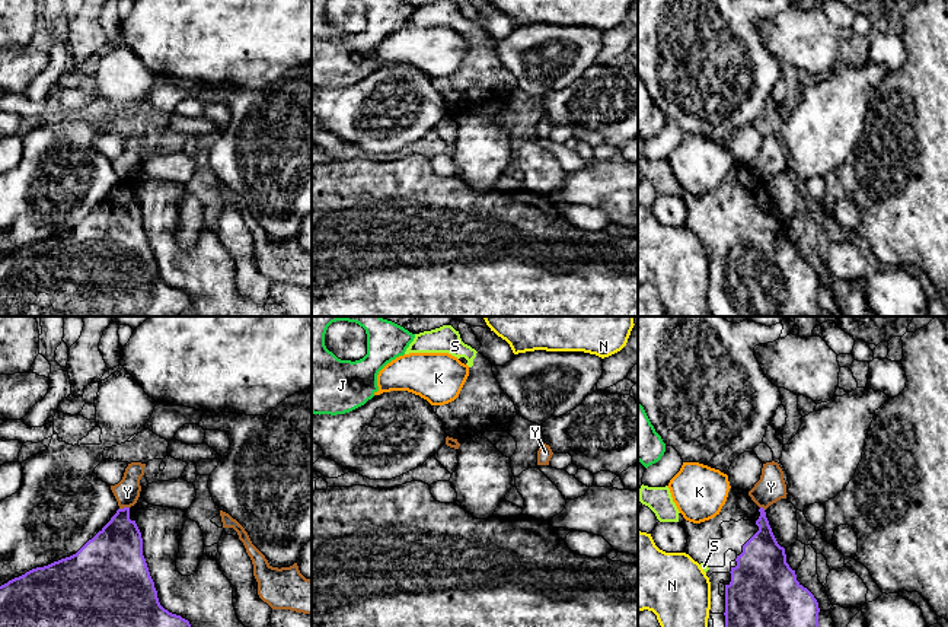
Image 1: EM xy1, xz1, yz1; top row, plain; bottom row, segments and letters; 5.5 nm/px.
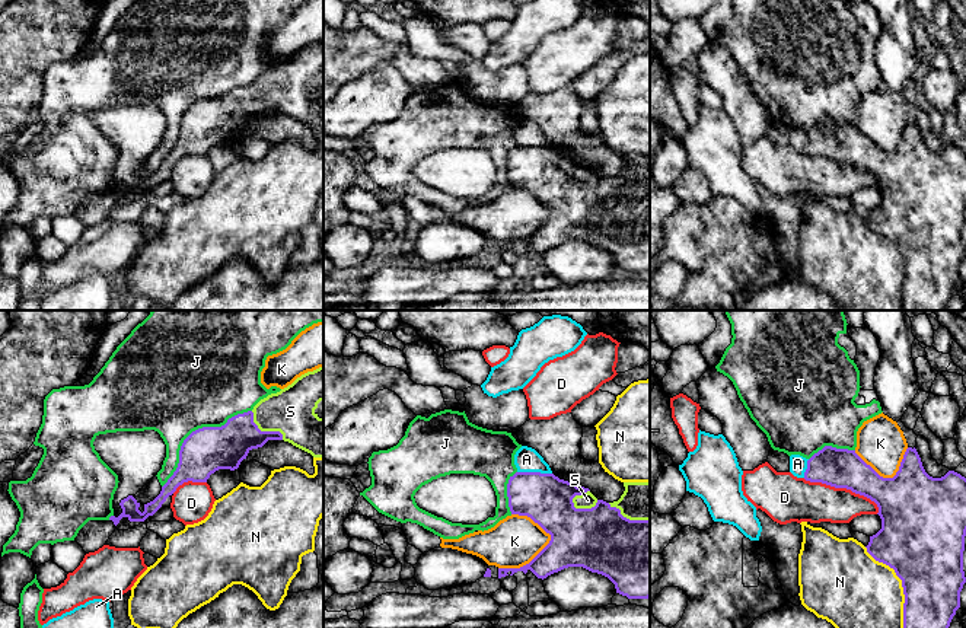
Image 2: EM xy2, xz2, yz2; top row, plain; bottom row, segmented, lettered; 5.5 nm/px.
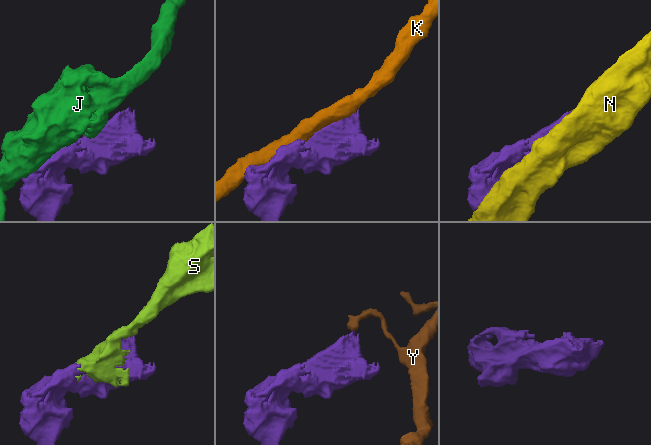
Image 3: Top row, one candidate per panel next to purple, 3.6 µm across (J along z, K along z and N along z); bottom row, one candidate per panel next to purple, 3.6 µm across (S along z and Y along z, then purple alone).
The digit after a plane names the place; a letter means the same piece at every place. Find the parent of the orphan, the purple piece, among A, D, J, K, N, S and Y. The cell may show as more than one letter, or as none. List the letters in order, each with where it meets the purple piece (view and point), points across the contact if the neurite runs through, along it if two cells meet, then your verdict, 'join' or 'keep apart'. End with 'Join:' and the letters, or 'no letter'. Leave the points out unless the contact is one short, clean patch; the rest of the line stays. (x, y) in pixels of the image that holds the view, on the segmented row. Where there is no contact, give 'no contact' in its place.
A: xz2 (535, 472) | keep apart
D: yz2 (844, 487) | keep apart
J: xy2 (195, 430) | keep apart
K: xz2 (526, 564) | keep apart
N: yz2 (902, 583) | keep apart
S: xz2 (583, 509) | join
Y: xy1 (124, 508) | along xy1 (128, 506), (120, 509) | keep apart
Join: S

